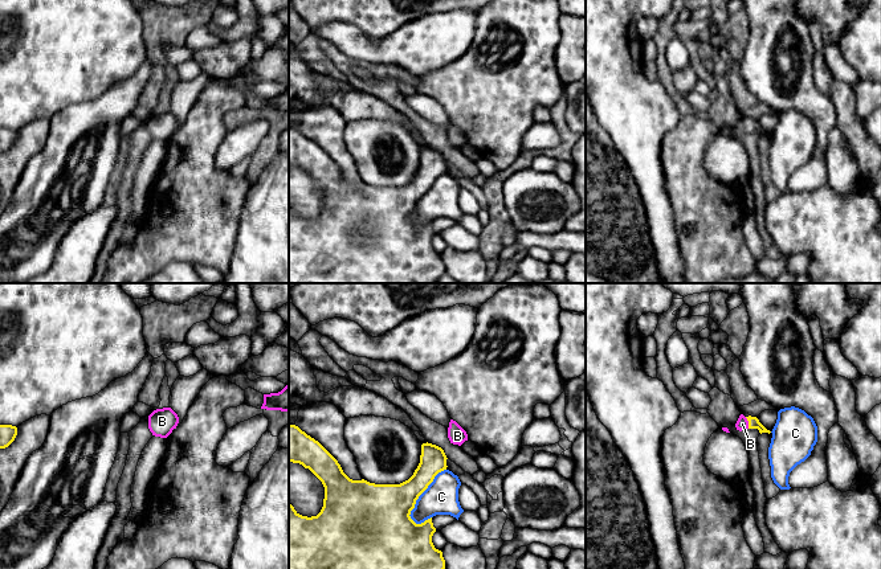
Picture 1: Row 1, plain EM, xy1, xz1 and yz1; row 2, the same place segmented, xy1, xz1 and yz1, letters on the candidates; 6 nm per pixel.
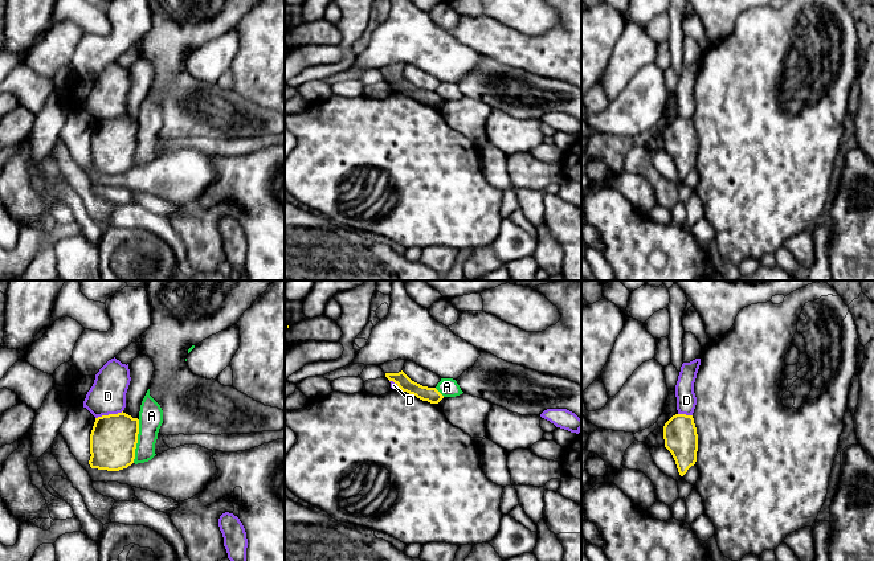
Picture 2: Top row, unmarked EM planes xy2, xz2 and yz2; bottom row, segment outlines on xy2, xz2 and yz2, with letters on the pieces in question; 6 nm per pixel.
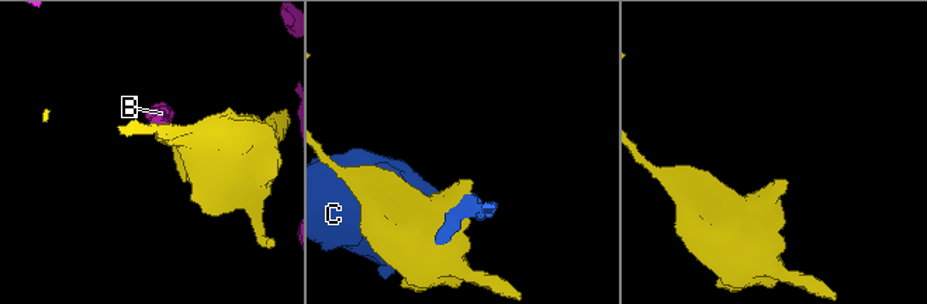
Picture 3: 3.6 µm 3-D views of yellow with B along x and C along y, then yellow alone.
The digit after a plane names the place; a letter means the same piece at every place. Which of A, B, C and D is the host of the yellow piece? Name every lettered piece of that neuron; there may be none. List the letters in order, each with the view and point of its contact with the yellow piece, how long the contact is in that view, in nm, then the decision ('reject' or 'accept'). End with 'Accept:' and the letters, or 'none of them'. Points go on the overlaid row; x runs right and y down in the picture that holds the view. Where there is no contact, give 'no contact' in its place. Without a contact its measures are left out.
A: xy2 (137, 441) | 260 nm | reject
B: yz1 (749, 422) | 80 nm | accept
C: xz1 (420, 494) | 380 nm | reject
D: xy2 (109, 414) | 180 nm | reject
Accept: B

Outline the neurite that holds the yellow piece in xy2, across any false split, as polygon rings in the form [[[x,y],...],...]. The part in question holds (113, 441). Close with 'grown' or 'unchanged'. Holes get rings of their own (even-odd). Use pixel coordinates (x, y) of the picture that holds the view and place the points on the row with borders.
[[[126,413],[95,418],[90,434],[91,468],[119,471],[134,463],[139,419]]] | unchanged

